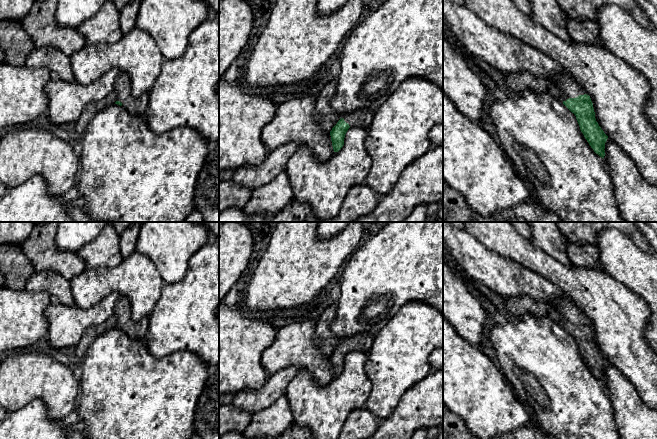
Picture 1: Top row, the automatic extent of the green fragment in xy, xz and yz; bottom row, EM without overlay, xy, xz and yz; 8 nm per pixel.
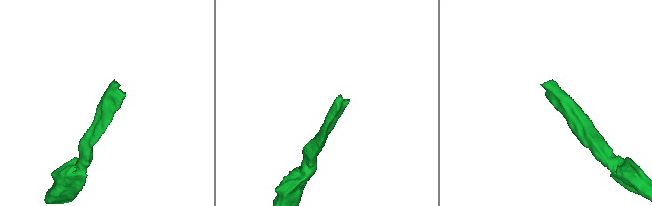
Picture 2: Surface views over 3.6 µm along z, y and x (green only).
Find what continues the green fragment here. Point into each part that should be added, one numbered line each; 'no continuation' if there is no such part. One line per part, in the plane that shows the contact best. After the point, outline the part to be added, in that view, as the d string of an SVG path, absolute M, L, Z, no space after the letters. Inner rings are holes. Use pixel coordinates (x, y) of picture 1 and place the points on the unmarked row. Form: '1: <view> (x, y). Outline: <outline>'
1: yz (568, 311). Outline: M561 299L550 304L561 316L561 325L586 318L572 301Z

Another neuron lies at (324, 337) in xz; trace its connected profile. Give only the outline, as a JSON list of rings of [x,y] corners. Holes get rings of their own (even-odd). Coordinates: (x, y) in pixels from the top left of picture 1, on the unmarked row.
[[[334,304],[325,309],[316,320],[314,340],[319,344],[322,354],[325,356],[330,356],[341,343],[341,341],[336,338],[331,331],[331,325],[335,319],[335,315],[336,306]]]

